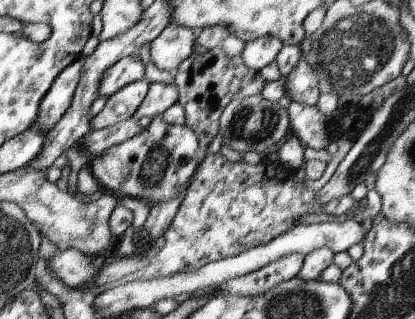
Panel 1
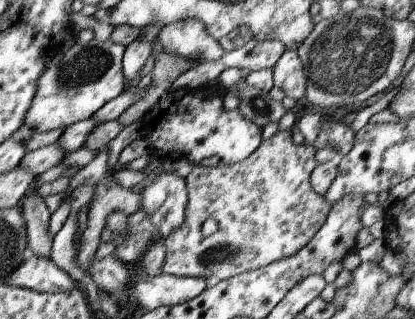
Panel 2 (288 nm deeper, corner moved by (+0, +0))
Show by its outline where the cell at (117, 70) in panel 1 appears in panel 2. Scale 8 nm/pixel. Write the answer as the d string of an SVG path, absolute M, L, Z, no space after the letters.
M91 40L87 44L75 42L61 56L61 62L47 66L41 78L37 78L37 90L33 94L29 112L23 116L23 124L35 132L49 132L55 128L69 128L77 122L89 120L103 104L117 98L123 92L123 54L125 46L113 44L111 40Z

